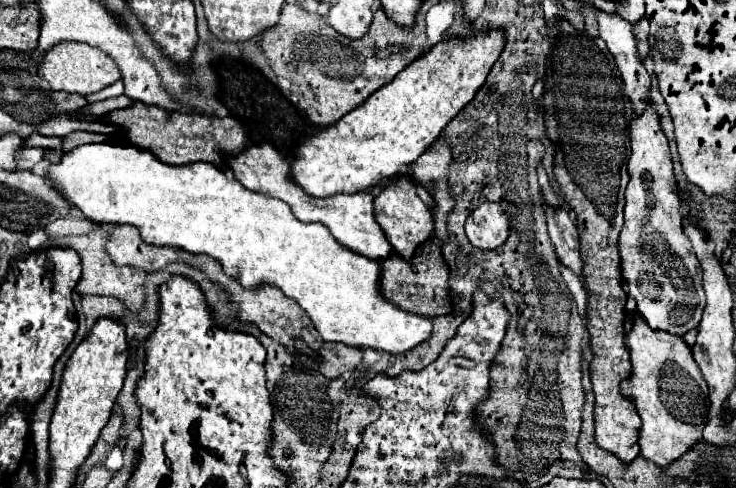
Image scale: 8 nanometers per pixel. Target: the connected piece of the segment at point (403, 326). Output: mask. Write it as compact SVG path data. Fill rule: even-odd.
M99 143L99 145L81 145L75 147L73 151L67 151L61 155L59 163L53 163L49 167L49 181L53 183L53 187L59 187L59 193L73 205L77 207L85 219L101 225L101 223L129 223L135 225L141 231L141 239L145 243L151 245L165 245L165 247L177 247L177 249L185 249L187 253L193 255L209 255L215 261L221 263L223 273L233 277L235 281L239 281L245 289L261 289L263 285L271 285L281 289L289 299L293 299L313 321L315 329L319 331L323 341L335 341L335 343L345 343L345 345L353 345L353 347L371 347L371 349L379 349L379 351L387 351L387 353L405 353L409 349L413 349L415 345L419 345L421 341L425 341L431 333L431 319L429 317L421 317L415 313L407 313L403 309L397 309L393 305L389 305L387 301L383 301L383 297L379 295L379 263L375 259L367 259L367 257L359 257L357 253L351 253L351 249L339 245L335 241L335 237L331 237L329 229L321 223L301 223L289 209L287 203L279 201L279 199L271 199L271 197L259 197L257 193L251 193L247 187L243 187L233 175L229 175L229 169L215 169L215 165L211 163L191 163L191 165L163 165L161 161L155 161L155 157L151 157L151 153L139 153L139 149L131 149L131 145L109 145L109 143Z

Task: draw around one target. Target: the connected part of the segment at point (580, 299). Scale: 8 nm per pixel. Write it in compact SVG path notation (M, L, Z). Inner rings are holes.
M559 261L559 269L561 269L561 277L563 277L563 281L565 281L565 285L567 285L567 289L569 289L569 293L573 295L573 299L577 301L577 307L579 307L579 313L581 313L581 317L585 319L585 305L587 305L587 291L585 291L585 285L583 285L583 281L569 269L569 267L565 267L561 261Z

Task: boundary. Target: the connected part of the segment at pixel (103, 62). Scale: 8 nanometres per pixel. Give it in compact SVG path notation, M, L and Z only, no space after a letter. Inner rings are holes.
M61 41L45 53L37 75L43 81L47 81L51 85L51 89L55 89L55 91L89 95L89 93L97 93L97 91L109 87L113 81L117 81L119 79L119 69L117 69L115 63L111 63L111 59L103 51L99 51L99 49L95 49L87 43Z

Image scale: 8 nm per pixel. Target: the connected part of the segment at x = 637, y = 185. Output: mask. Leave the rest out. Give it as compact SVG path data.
M647 99L647 107L643 113L631 119L631 157L627 161L629 171L629 185L625 189L625 225L619 235L619 267L623 275L623 285L627 293L635 299L637 311L643 315L643 319L649 323L651 329L663 329L673 335L683 335L689 329L699 327L699 317L703 313L703 287L701 287L701 273L699 273L699 261L691 249L691 241L683 235L681 227L681 207L683 201L677 191L675 175L673 175L673 163L669 155L667 137L663 135L659 115Z

